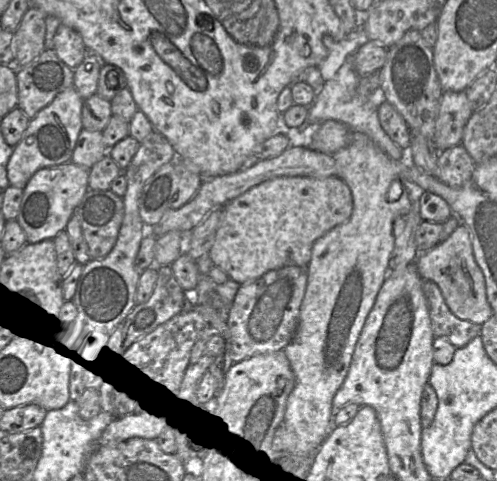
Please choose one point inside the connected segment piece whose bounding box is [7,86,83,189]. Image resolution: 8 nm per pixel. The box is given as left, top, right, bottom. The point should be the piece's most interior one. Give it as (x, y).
(50, 137)

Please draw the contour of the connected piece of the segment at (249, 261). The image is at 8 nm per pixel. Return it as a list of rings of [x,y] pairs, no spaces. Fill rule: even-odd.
[[[282,176],[266,180],[223,207],[221,223],[208,256],[240,285],[258,279],[265,273],[289,265],[307,266],[317,239],[337,225],[346,222],[353,212],[353,198],[348,185],[337,176],[313,178]]]

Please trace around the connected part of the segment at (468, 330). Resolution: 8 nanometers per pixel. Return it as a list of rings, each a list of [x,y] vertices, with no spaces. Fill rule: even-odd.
[[[423,280],[422,289],[428,302],[435,337],[445,337],[456,348],[461,348],[476,336],[480,336],[481,325],[456,317],[435,282]]]

